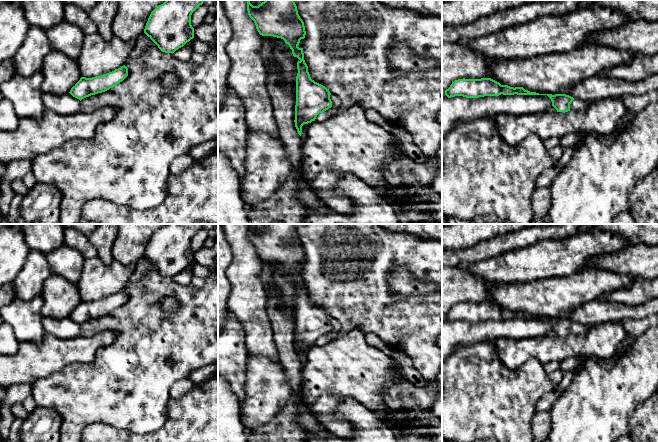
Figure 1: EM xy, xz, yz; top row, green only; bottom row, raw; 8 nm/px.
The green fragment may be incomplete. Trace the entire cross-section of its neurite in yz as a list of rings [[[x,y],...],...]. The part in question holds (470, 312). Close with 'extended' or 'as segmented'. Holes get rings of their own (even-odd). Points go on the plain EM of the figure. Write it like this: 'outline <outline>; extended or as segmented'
outline [[[491,302],[481,303],[458,303],[455,304],[448,313],[445,314],[445,319],[448,322],[455,320],[463,320],[466,322],[479,322],[484,320],[499,320],[499,319],[547,319],[552,330],[557,336],[577,335],[585,336],[590,329],[590,326],[581,323],[573,322],[566,318],[539,318],[530,316],[523,311],[510,311],[501,309],[499,306]]]; extended

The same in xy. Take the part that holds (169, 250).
outline [[[166,224],[150,238],[144,257],[165,277],[174,277],[194,262],[192,237],[204,224]]]; as segmented

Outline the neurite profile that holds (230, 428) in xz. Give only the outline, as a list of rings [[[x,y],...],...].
[[[218,374],[218,442],[248,442],[239,401],[230,384]]]

